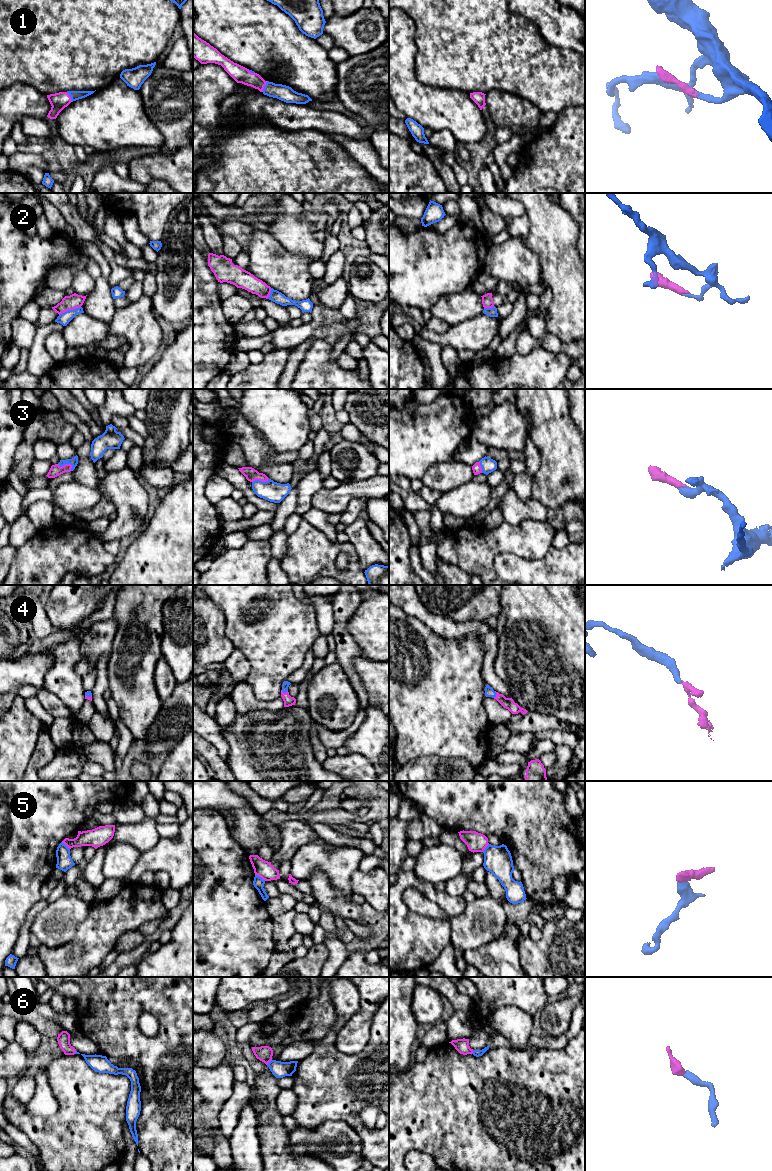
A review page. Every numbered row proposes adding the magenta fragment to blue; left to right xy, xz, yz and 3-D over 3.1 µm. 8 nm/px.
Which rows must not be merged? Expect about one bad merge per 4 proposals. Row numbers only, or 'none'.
2, 5

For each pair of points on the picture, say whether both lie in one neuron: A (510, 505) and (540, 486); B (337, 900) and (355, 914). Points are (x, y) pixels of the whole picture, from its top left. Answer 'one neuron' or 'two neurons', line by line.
A: two neurons
B: one neuron

